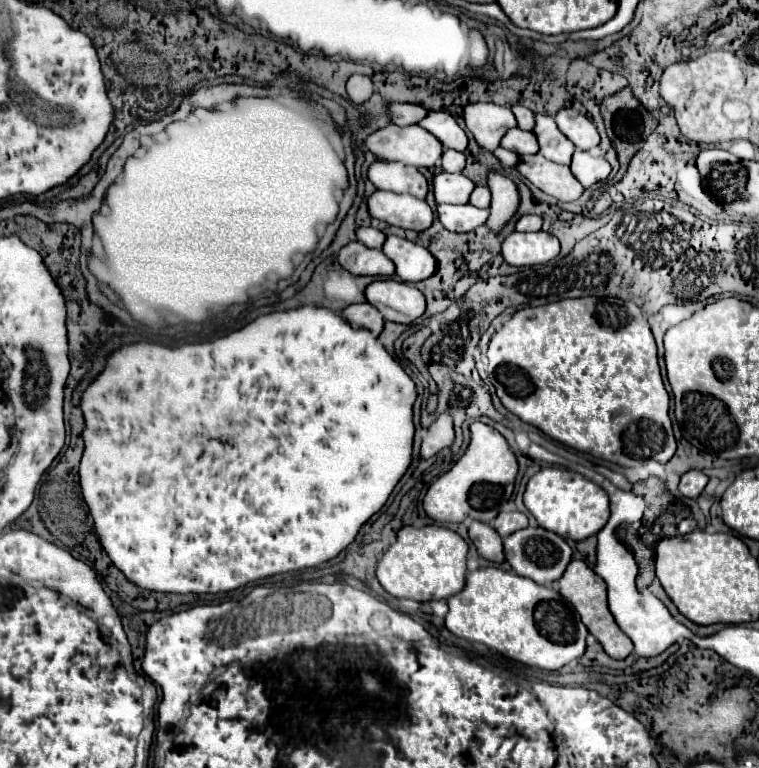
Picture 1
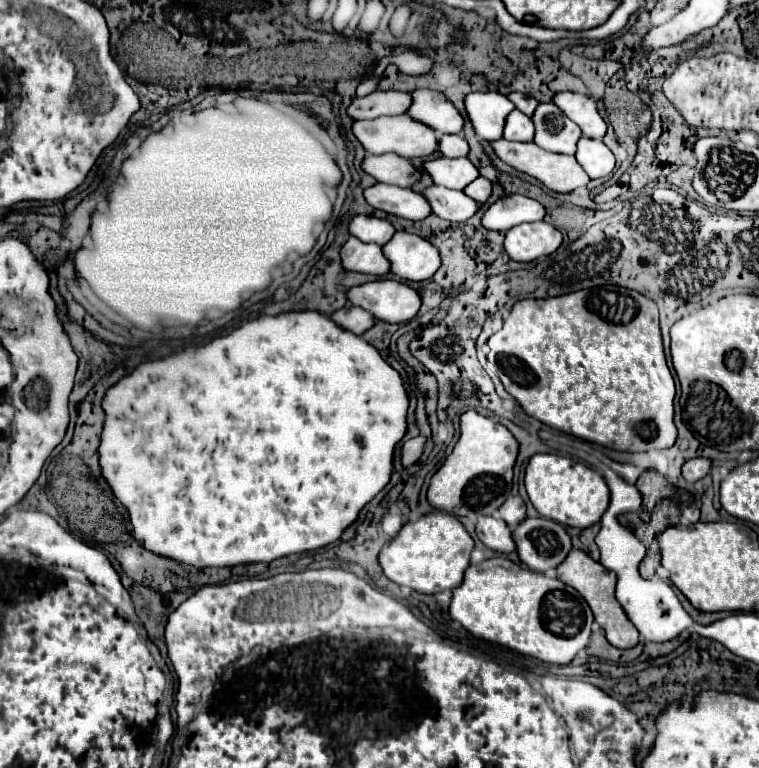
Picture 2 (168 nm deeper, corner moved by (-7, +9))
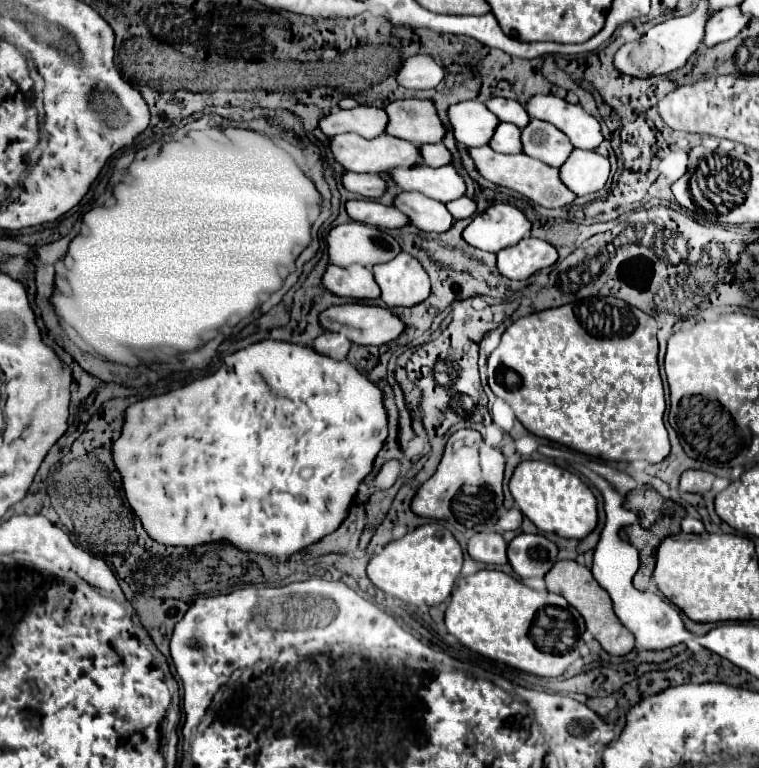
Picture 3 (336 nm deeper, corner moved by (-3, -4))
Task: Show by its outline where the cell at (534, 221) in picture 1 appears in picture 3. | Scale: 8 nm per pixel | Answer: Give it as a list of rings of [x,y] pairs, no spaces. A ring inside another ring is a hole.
[[[491,205],[479,213],[463,231],[463,239],[481,249],[497,253],[507,245],[519,243],[531,231],[531,223],[513,205]]]

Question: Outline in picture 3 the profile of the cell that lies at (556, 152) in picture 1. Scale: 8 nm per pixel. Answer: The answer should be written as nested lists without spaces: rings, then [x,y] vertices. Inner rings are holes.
[[[531,119],[529,125],[521,129],[521,147],[525,155],[551,167],[561,167],[567,155],[573,151],[571,141],[567,135],[563,135],[563,131],[537,119]]]

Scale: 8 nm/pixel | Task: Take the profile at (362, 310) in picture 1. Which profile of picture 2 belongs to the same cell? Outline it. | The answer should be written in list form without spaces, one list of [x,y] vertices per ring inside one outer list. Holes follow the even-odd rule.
[[[347,304],[345,308],[333,312],[331,316],[339,326],[349,328],[353,334],[365,334],[373,324],[375,324],[375,316],[367,310],[363,310],[361,306],[351,306]]]

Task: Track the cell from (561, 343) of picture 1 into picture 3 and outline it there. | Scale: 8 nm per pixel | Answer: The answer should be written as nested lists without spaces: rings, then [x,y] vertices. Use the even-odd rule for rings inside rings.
[[[591,297],[583,303],[569,303],[557,309],[547,309],[539,313],[531,313],[527,317],[517,319],[513,325],[509,325],[501,337],[499,347],[491,353],[487,361],[487,375],[489,375],[489,387],[491,391],[501,397],[509,407],[515,411],[515,417],[521,421],[521,425],[537,435],[545,437],[549,441],[567,445],[575,451],[587,453],[591,457],[599,457],[603,461],[635,461],[643,459],[649,463],[659,463],[669,455],[669,439],[667,429],[663,425],[663,413],[665,413],[665,393],[663,393],[663,381],[659,375],[659,363],[657,363],[657,321],[643,313],[637,307],[631,307],[629,303],[617,299],[617,297]]]

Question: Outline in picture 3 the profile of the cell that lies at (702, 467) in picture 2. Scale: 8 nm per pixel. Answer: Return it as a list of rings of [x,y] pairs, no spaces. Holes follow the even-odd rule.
[[[689,469],[681,475],[681,491],[687,493],[707,493],[711,491],[715,481],[715,475],[709,471],[701,471],[701,469]]]

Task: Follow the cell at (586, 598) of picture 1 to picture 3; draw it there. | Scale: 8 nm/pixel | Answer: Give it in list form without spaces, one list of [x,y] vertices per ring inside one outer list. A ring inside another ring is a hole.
[[[557,561],[551,567],[551,571],[547,571],[545,583],[547,583],[547,591],[563,595],[583,615],[587,631],[601,643],[601,647],[607,653],[611,653],[611,655],[625,655],[625,653],[629,653],[633,649],[633,645],[635,645],[633,633],[621,625],[617,615],[613,613],[611,599],[609,599],[607,591],[601,589],[599,583],[595,583],[591,571],[585,565],[579,565],[577,561]]]

